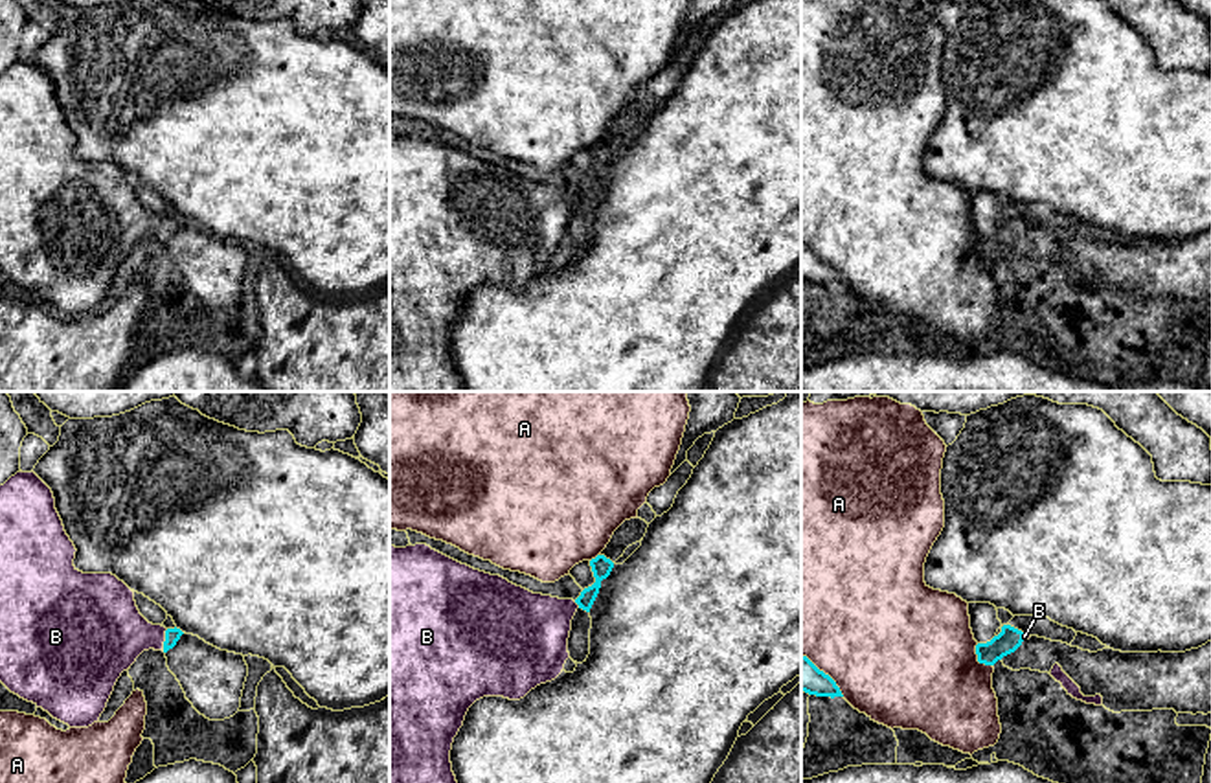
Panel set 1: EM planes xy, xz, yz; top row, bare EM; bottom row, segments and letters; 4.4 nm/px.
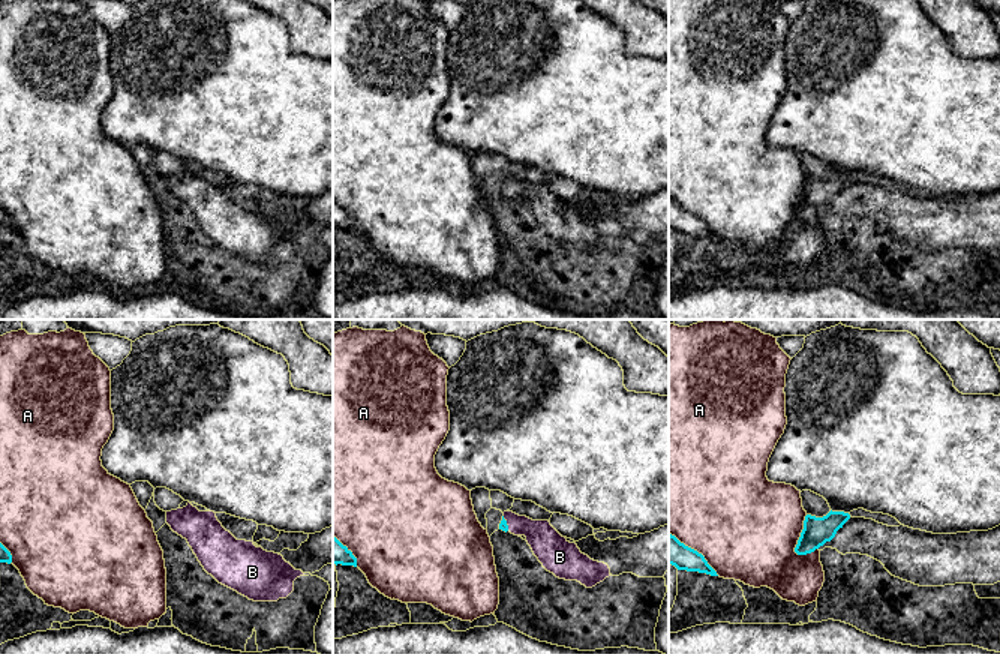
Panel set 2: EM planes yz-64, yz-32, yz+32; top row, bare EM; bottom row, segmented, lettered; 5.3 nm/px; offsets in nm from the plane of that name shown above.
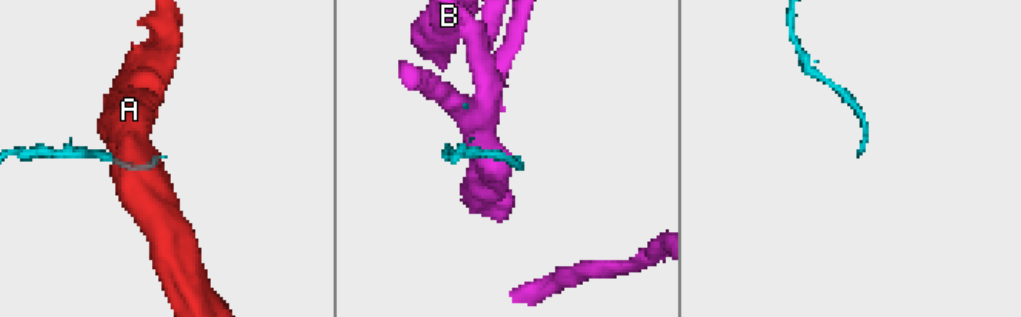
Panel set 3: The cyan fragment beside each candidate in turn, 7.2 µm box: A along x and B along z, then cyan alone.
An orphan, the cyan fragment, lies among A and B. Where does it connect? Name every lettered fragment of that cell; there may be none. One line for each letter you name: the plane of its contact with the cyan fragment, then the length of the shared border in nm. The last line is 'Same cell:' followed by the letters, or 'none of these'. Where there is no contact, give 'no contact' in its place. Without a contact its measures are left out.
B: meets cyan in xy; contact 100 nm long
Same cell: B

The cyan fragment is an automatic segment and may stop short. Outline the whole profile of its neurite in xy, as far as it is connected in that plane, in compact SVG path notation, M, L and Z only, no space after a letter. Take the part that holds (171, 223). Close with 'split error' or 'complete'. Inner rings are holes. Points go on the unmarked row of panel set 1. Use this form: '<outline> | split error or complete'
M20 59L0 74L0 270L70 316L88 316L99 311L121 261L143 239L167 241L184 221L149 211L136 195L134 180L116 164L79 160L75 140L51 77L33 59Z | split error

